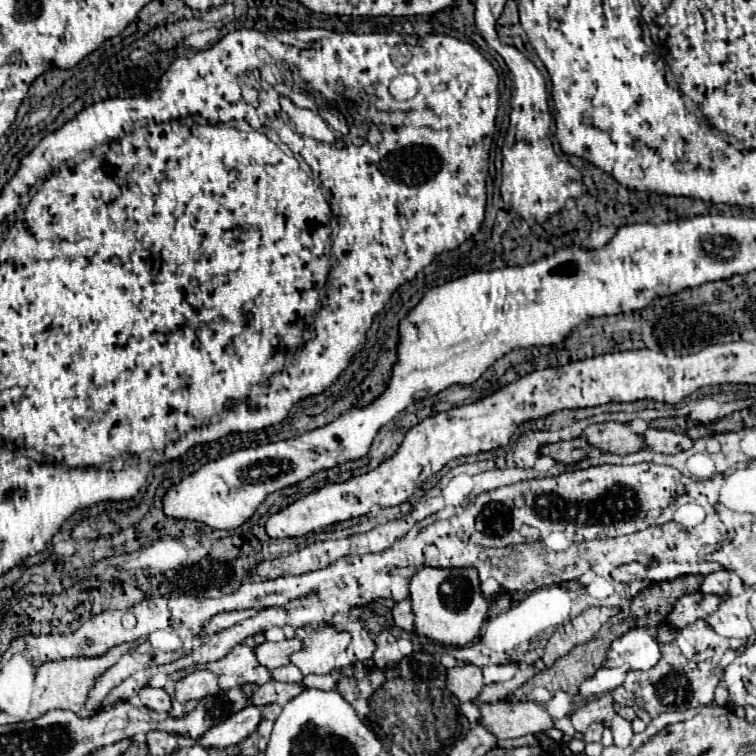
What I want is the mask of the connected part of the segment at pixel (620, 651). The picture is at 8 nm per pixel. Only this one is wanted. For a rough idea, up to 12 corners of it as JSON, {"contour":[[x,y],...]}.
{"contour":[[647,628],[611,644],[603,666],[649,670],[661,646]]}

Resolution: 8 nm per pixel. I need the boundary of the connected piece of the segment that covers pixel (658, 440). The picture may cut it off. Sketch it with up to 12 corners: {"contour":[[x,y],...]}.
{"contour":[[647,430],[645,442],[661,454],[689,450],[685,432]]}

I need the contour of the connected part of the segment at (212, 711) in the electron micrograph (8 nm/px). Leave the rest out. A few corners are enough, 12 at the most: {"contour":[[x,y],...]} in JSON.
{"contour":[[231,688],[197,702],[183,736],[203,732],[243,710],[247,698]]}

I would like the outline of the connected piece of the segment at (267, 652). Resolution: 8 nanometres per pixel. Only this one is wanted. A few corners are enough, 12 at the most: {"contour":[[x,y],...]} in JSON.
{"contour":[[303,640],[263,642],[255,648],[259,664],[269,670],[287,666]]}

